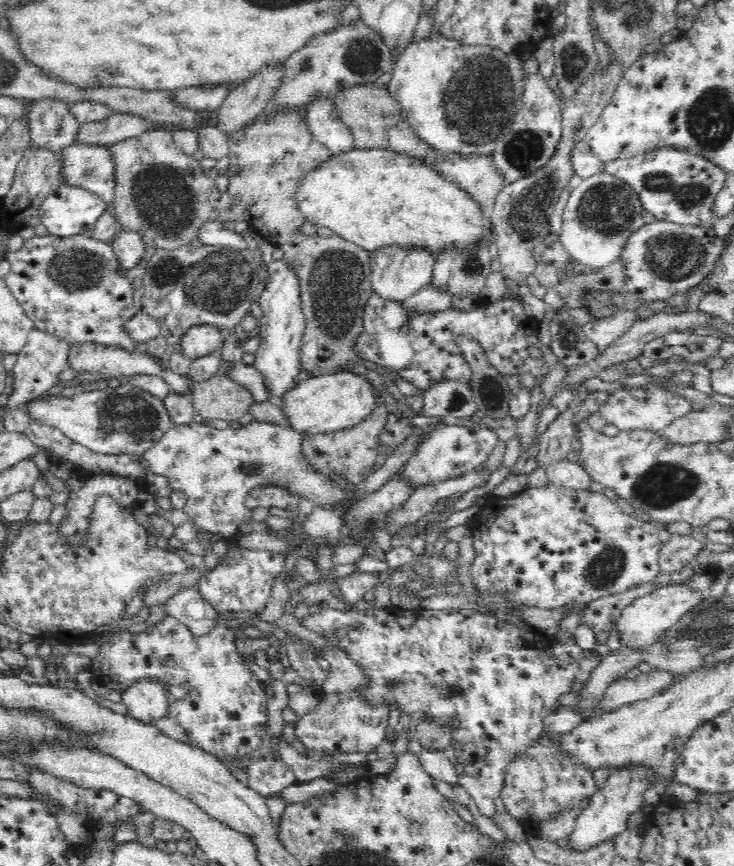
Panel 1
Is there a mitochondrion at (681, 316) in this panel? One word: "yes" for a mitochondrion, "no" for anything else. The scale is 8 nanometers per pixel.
no

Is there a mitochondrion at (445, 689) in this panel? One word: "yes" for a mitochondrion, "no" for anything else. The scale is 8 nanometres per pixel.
yes

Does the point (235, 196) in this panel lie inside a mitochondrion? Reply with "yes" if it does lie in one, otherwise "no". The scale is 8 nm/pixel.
no

